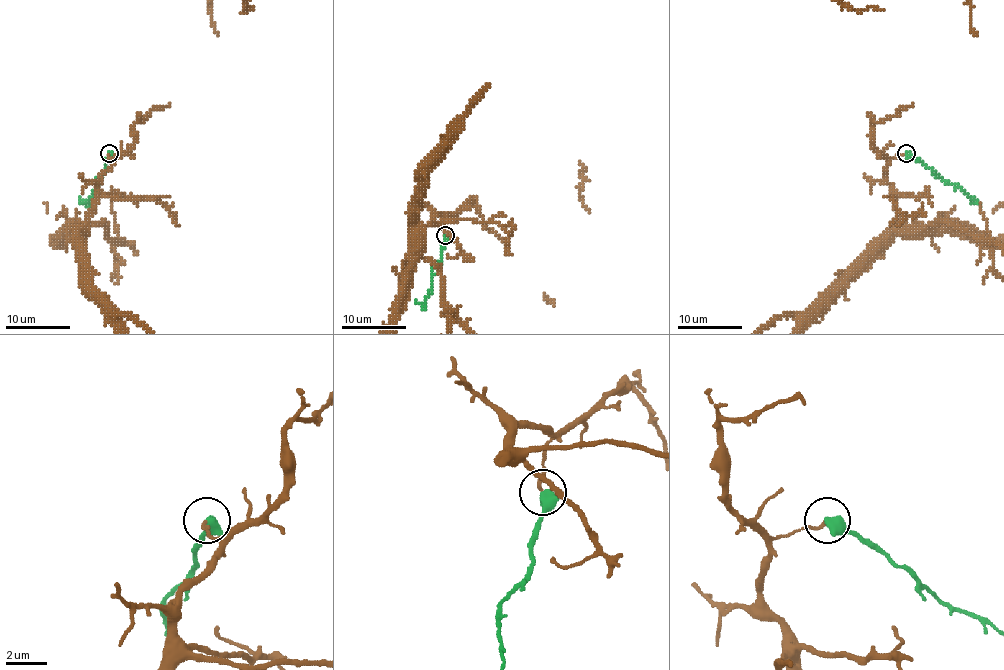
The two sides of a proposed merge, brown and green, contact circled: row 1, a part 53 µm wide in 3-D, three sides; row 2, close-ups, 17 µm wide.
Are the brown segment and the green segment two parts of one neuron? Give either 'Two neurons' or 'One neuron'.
Two neurons

